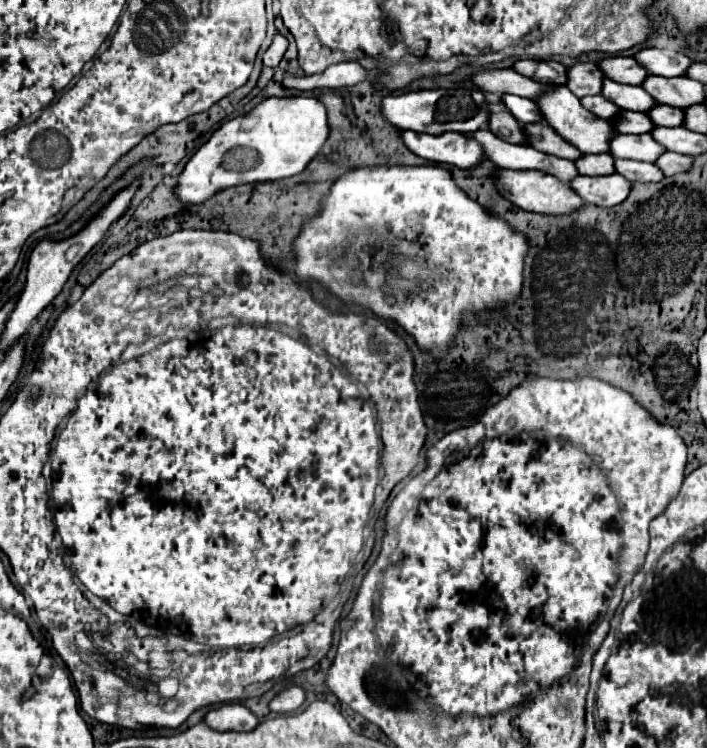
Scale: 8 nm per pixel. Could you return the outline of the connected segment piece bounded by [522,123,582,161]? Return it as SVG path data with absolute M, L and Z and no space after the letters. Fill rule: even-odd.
M526 123L526 125L522 125L522 133L526 135L528 145L542 153L564 157L570 161L574 161L582 155L582 153L578 153L578 149L570 147L570 143L562 141L562 137L558 137L554 133L554 129L550 129L550 125L546 125L546 123Z

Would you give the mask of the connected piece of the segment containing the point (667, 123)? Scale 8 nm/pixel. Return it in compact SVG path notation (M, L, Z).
M654 105L650 111L646 111L646 115L650 117L650 121L654 121L654 125L664 125L664 127L678 127L682 125L682 109L670 107L670 105Z

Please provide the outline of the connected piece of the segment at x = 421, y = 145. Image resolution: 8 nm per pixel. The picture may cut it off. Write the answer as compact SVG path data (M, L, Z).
M402 131L400 139L412 153L434 163L450 163L460 169L470 169L484 159L482 147L460 133L430 135L430 133Z

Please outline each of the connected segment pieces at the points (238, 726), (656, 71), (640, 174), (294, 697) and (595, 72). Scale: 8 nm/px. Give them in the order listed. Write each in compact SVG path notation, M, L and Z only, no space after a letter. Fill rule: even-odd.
M228 703L208 711L202 721L214 731L250 731L258 725L256 715L238 703Z
M640 49L634 59L652 75L662 75L662 77L678 77L684 75L690 59L678 51L670 49Z
M614 159L616 173L626 177L630 183L634 181L660 181L664 175L654 163L642 161L628 161L628 159Z
M290 685L286 689L282 689L272 701L270 701L270 711L274 713L292 713L296 709L300 709L300 705L304 703L304 691L298 685Z
M574 63L568 67L568 83L566 87L576 95L576 97L586 97L586 95L596 95L600 93L602 77L604 73L594 65L594 63Z

